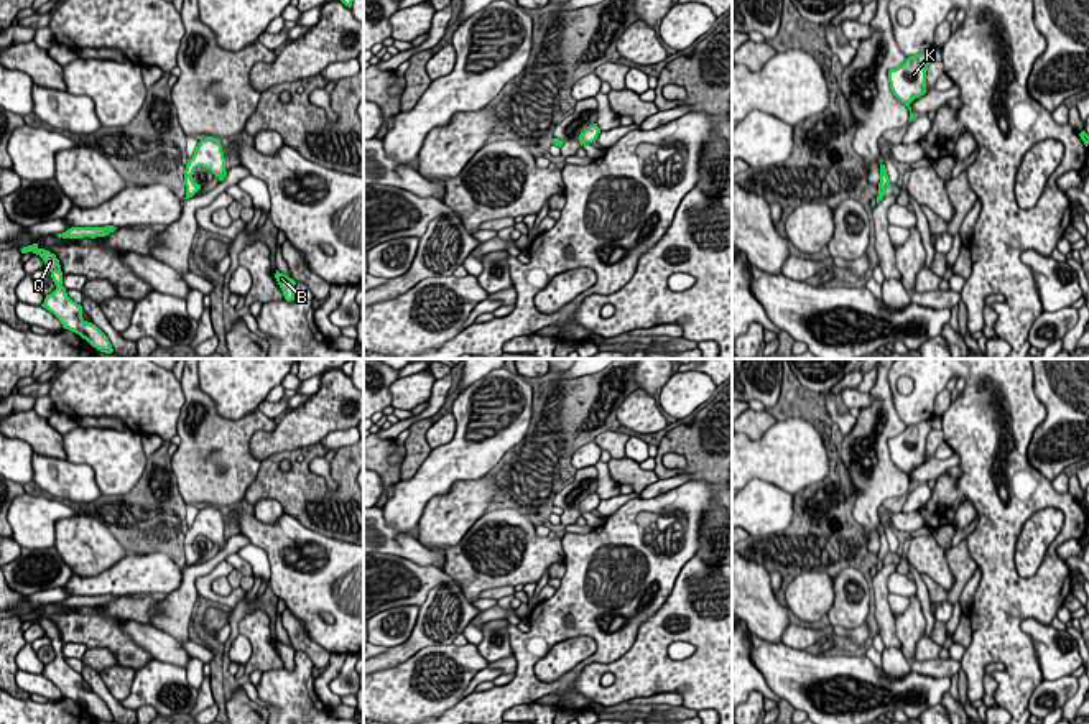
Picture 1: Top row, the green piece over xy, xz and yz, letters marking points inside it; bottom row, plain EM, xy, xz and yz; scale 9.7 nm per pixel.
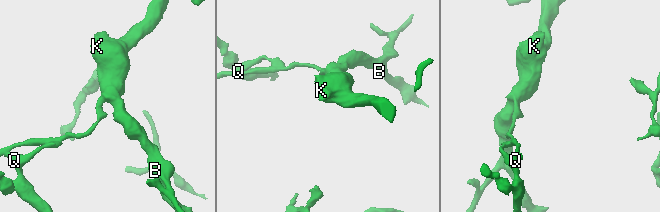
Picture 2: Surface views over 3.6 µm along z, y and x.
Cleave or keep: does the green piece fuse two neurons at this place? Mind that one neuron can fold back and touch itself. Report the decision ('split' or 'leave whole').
split

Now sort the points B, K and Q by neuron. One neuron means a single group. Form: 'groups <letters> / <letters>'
groups B K / Q

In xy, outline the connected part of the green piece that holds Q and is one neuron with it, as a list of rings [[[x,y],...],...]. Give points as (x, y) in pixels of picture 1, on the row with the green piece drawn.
[[[38,244],[20,248],[21,253],[33,252],[39,255],[51,272],[51,278],[56,285],[56,290],[51,295],[46,295],[44,303],[41,304],[49,313],[53,313],[64,329],[69,329],[86,339],[92,347],[100,352],[112,354],[112,344],[109,337],[92,323],[87,323],[82,318],[82,306],[72,301],[66,288],[63,286],[63,272],[59,260],[49,250],[39,248]]]

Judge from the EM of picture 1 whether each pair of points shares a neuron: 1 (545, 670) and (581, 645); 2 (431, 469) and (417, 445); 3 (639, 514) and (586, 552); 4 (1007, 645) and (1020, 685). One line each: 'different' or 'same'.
1: same
2: different
3: same
4: same

